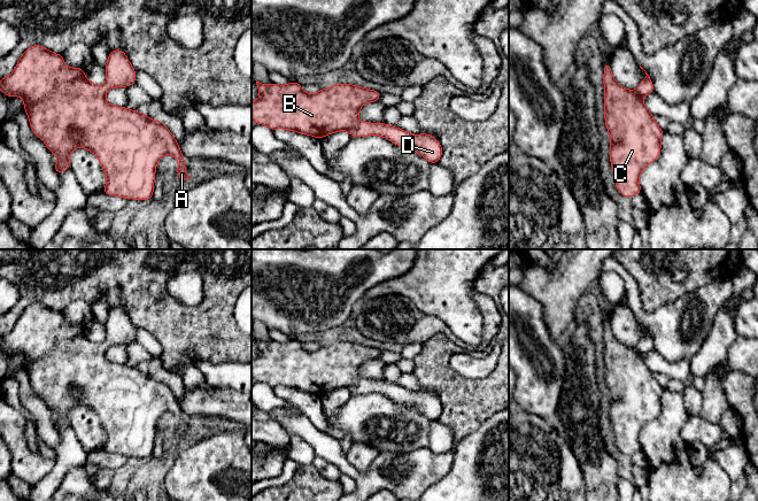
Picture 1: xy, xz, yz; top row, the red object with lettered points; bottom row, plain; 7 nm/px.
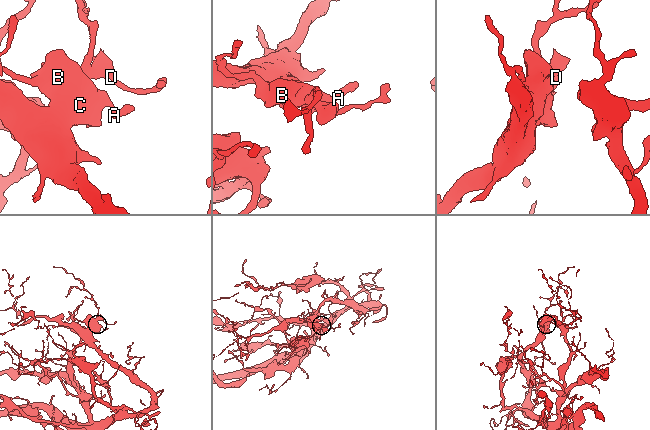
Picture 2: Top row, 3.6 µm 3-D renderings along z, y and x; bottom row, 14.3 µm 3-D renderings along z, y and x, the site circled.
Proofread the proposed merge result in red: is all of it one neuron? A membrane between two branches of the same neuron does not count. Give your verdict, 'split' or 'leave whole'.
leave whole

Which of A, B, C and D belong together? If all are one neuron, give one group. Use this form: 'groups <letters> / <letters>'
groups A B C D

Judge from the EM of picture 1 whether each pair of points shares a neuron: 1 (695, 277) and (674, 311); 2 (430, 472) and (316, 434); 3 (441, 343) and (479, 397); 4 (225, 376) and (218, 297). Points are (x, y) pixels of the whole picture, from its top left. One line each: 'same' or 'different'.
1: different
2: same
3: same
4: different

